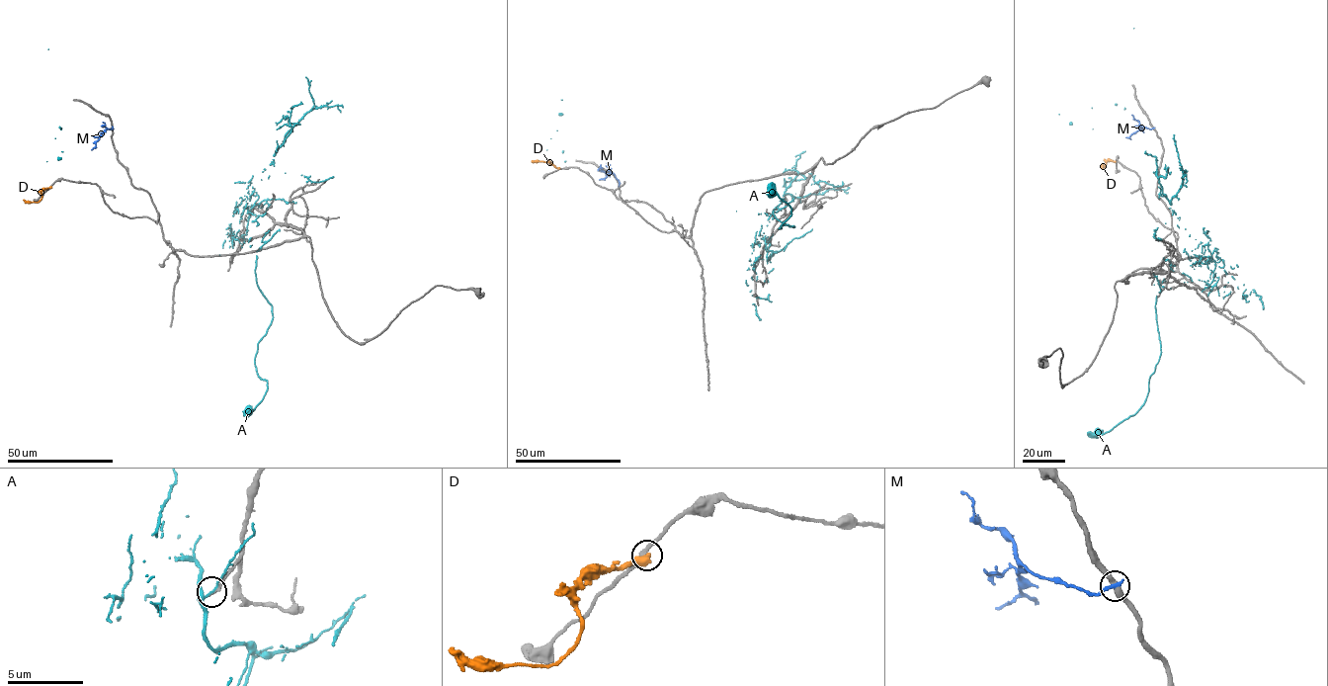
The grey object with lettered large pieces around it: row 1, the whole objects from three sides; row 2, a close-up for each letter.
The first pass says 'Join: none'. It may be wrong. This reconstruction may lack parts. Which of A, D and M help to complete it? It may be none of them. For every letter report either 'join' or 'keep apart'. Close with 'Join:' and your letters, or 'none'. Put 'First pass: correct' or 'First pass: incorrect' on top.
First pass: correct
A: keep apart
D: keep apart
M: keep apart
Join: none

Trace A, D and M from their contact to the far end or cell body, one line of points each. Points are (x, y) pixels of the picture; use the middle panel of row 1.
A: (767, 243), (766, 251), (772, 251), (764, 232), (799, 173), (803, 179), (783, 186), (546, 149)
D: (559, 168), (549, 162), (531, 161)
M: (619, 185), (613, 173), (608, 175), (601, 168), (598, 170)

